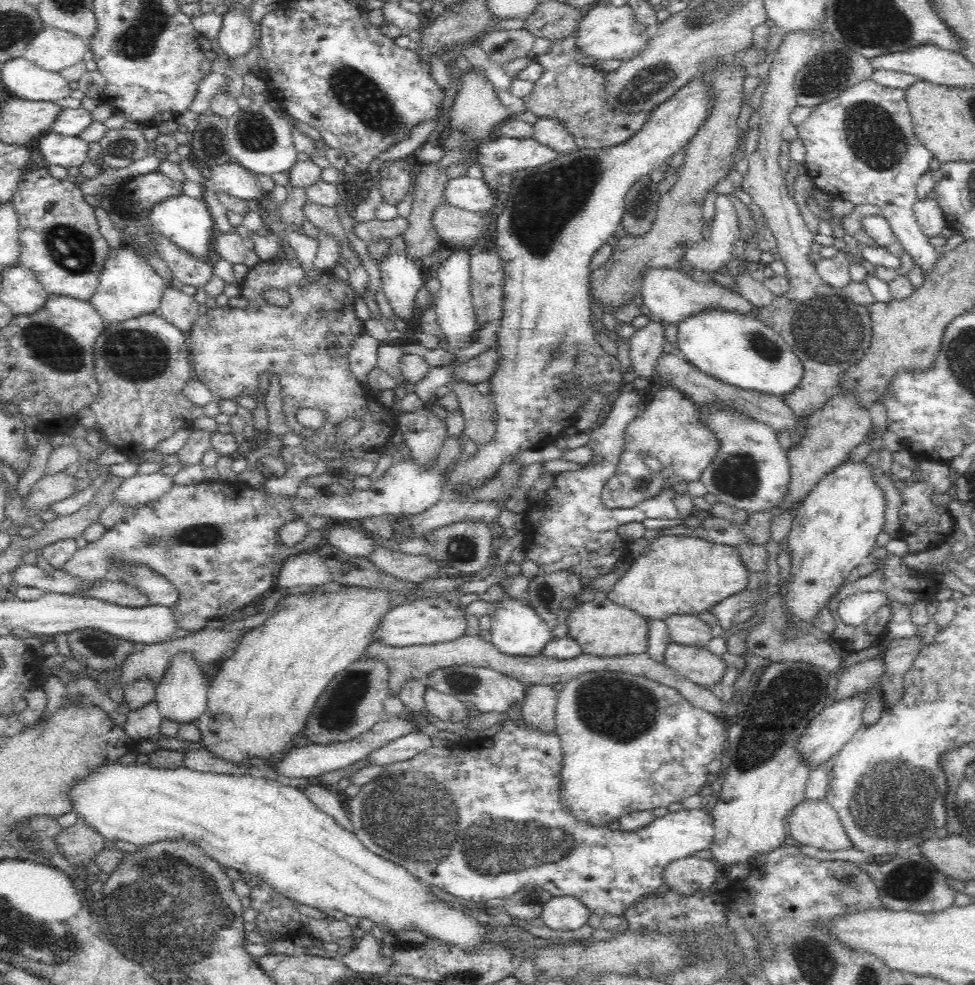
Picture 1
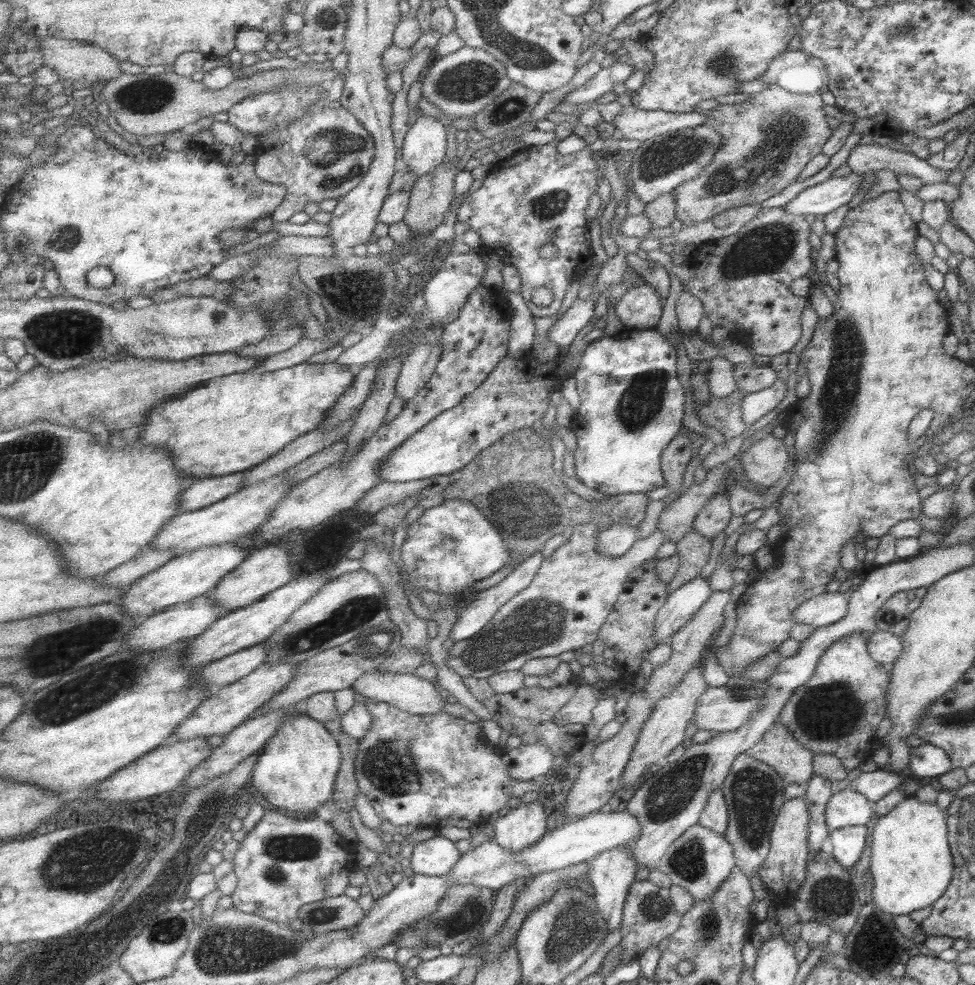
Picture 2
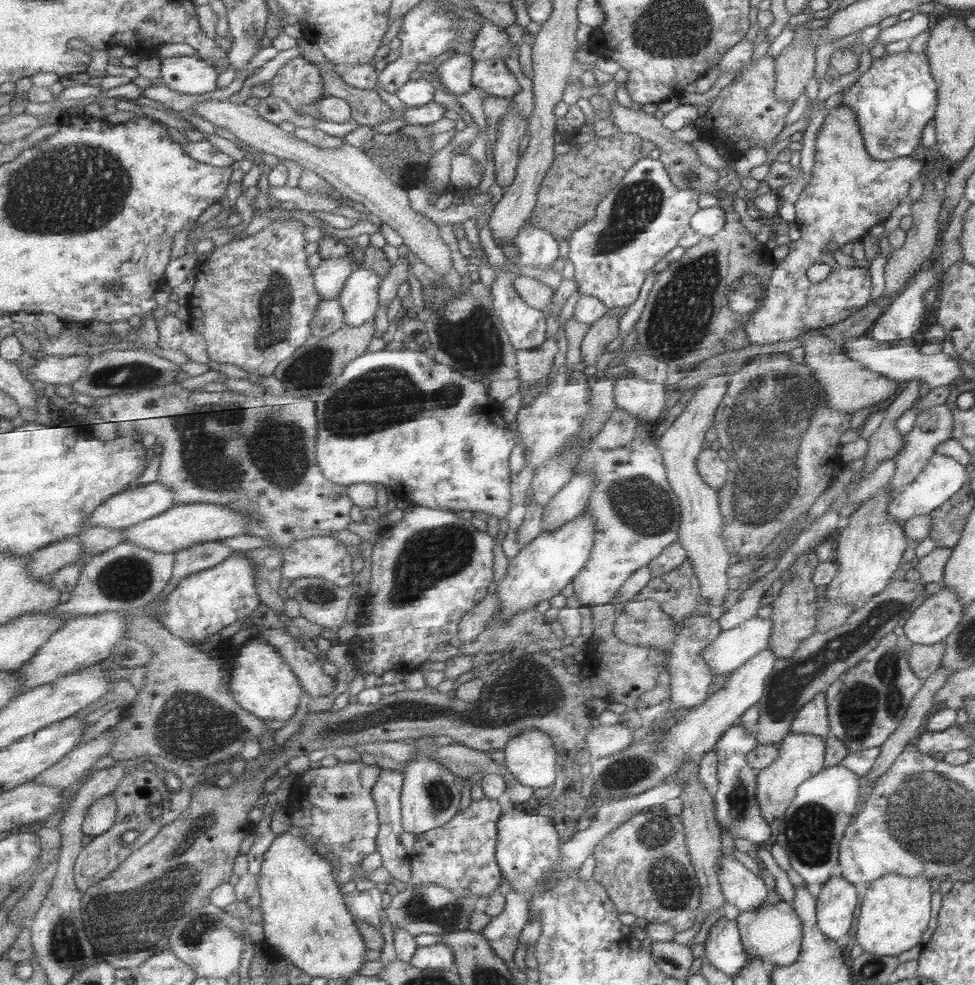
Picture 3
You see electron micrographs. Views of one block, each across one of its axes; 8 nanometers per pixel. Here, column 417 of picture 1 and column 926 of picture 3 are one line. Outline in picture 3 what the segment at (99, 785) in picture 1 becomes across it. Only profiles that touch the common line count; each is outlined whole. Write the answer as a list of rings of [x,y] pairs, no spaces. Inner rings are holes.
[[[887,873],[869,882],[859,906],[855,930],[857,945],[875,956],[896,957],[919,943],[931,920],[929,908],[931,886],[923,875],[905,877],[899,873]]]

